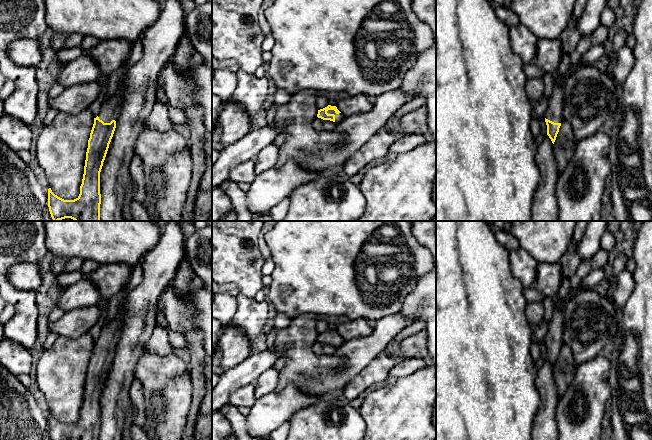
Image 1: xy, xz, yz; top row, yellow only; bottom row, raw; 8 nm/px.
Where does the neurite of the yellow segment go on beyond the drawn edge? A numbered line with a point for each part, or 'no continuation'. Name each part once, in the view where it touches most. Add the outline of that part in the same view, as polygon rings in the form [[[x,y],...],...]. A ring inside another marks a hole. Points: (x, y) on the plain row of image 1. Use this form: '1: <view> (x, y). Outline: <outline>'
1: xz (339, 341). Outline: [[[328,334],[327,337],[335,339],[336,347],[340,347],[345,342],[344,338],[342,338],[342,337],[336,338],[334,334]]]

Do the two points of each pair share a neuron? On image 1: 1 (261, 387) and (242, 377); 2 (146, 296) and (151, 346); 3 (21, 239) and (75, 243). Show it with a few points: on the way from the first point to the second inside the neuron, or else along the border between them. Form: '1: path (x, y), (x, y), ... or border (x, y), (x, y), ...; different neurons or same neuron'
1: border (271, 366), (254, 382); different neurons
2: border (156, 325), (150, 338), (143, 346), (144, 352); different neurons
3: border (44, 231), (48, 251); different neurons

